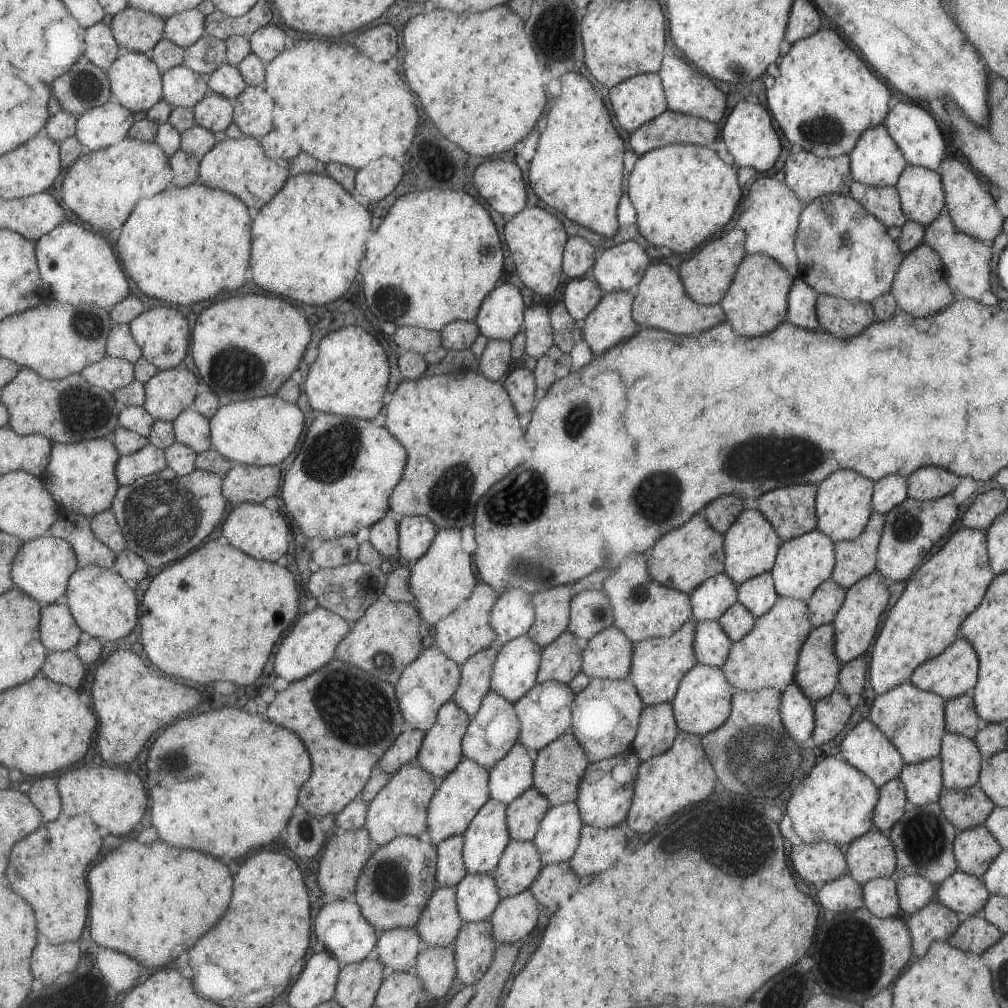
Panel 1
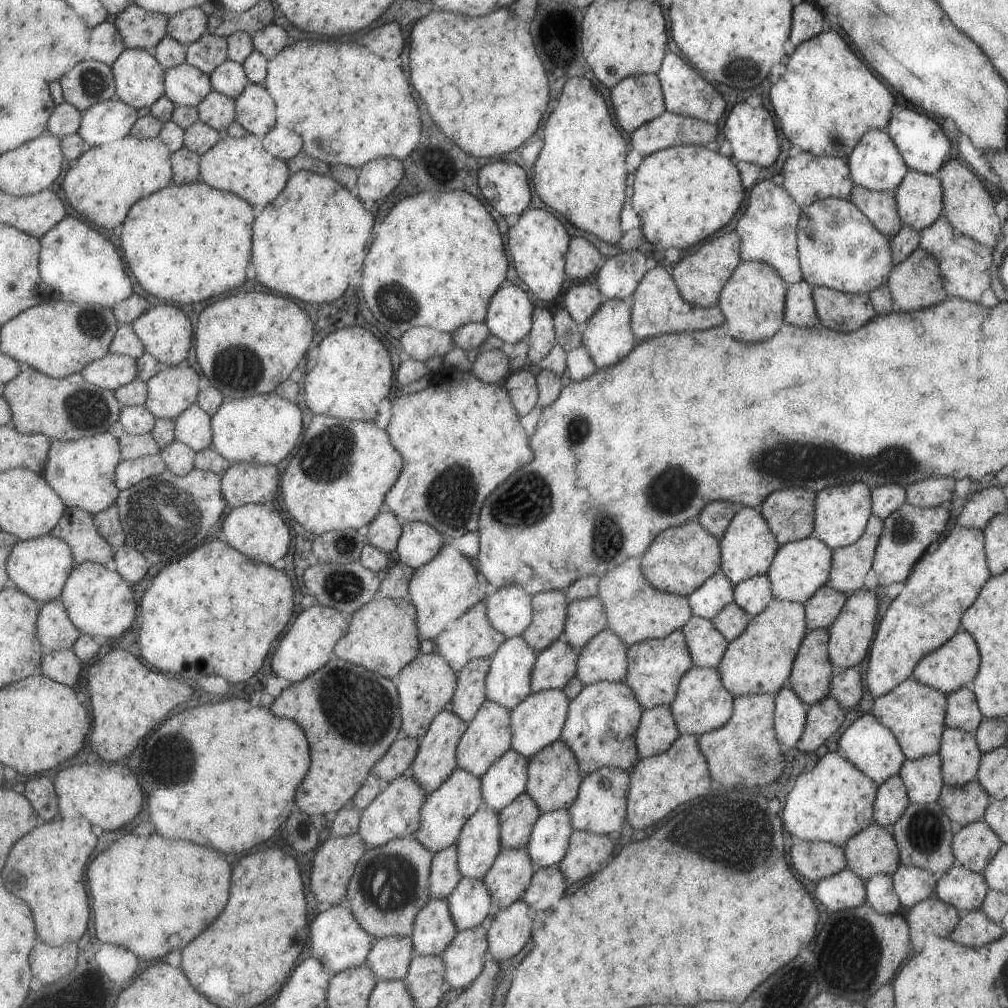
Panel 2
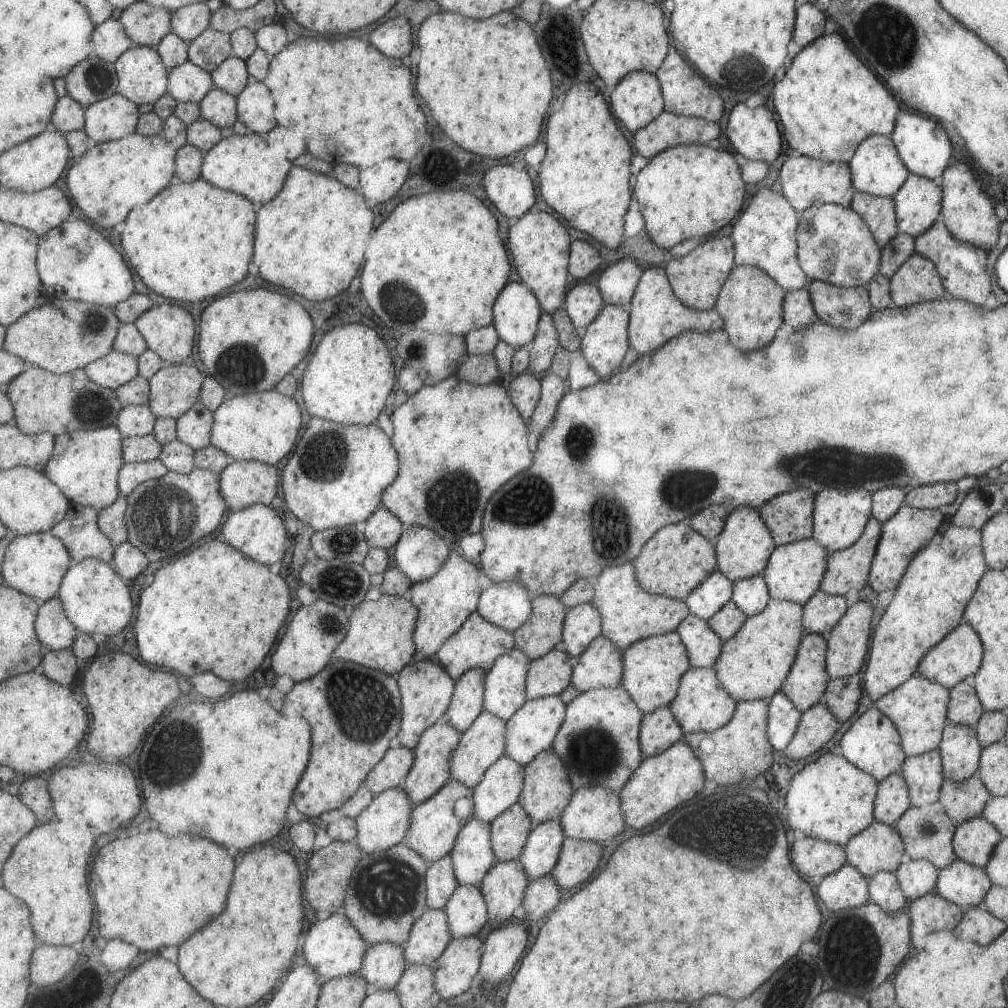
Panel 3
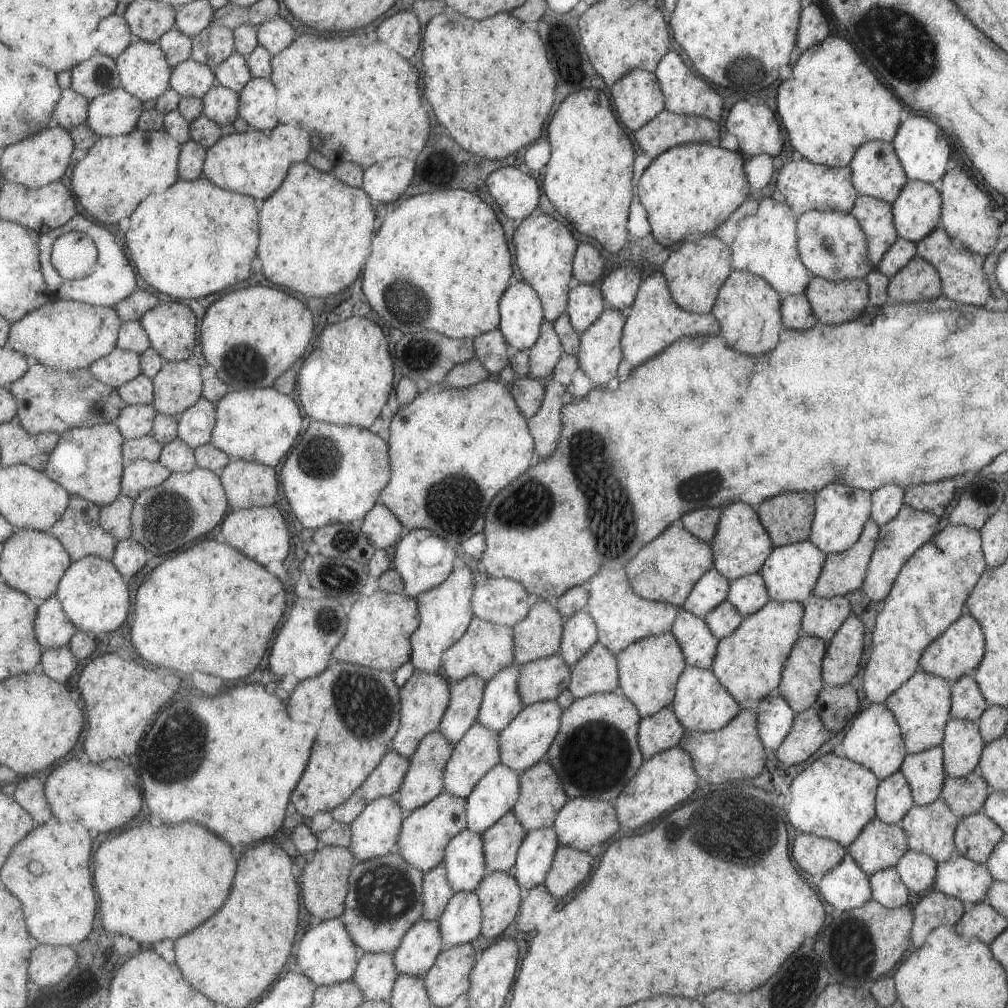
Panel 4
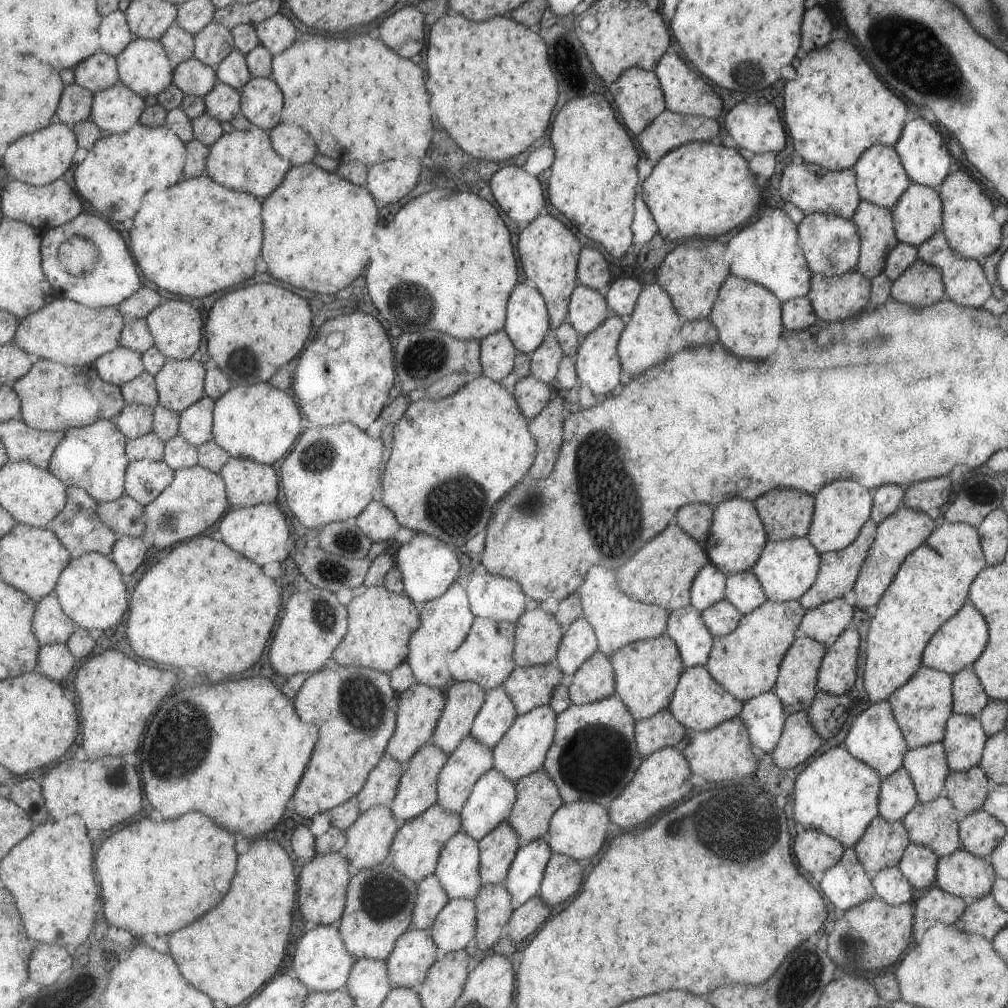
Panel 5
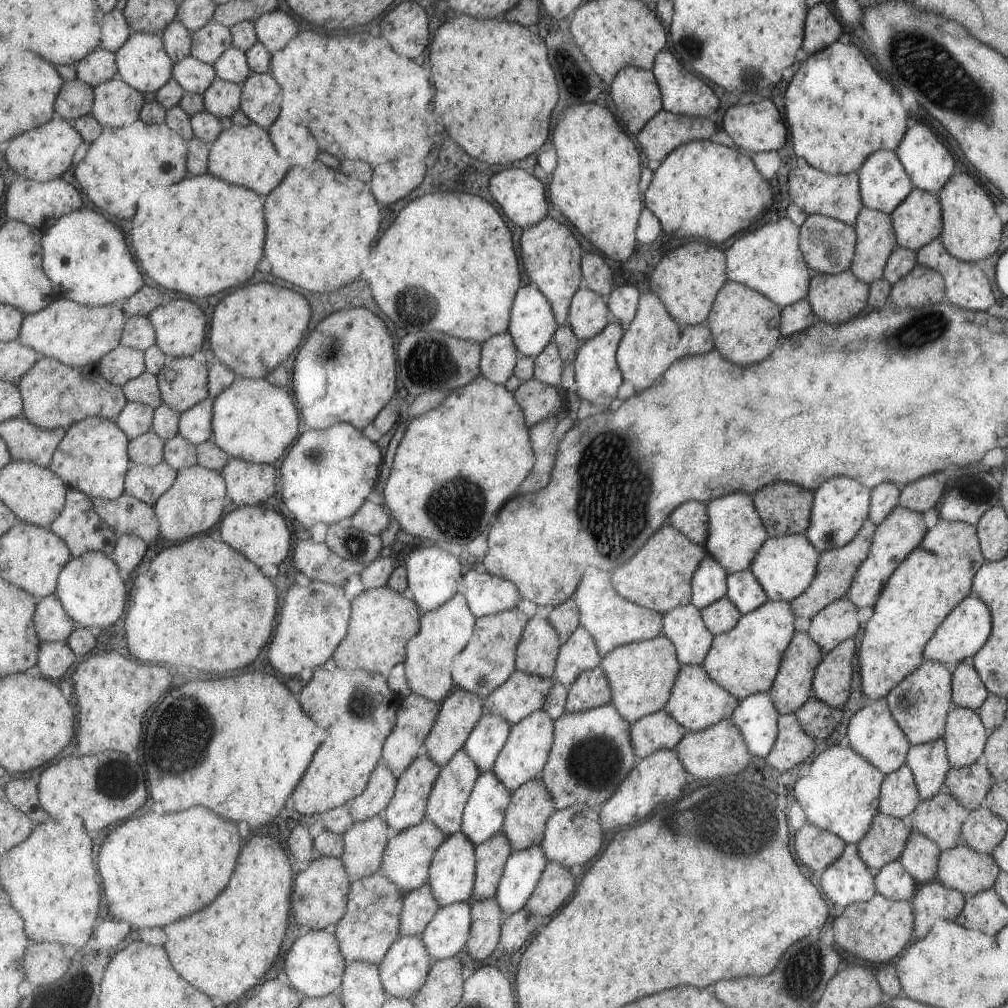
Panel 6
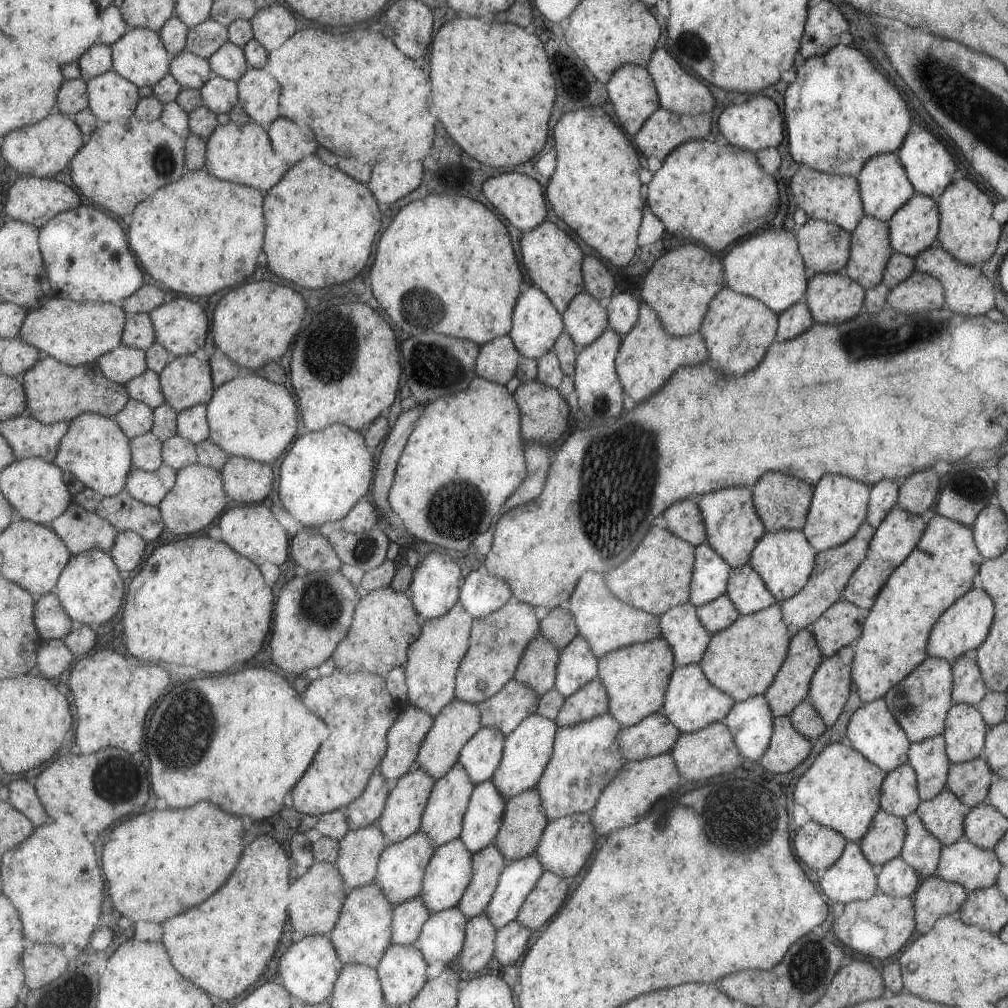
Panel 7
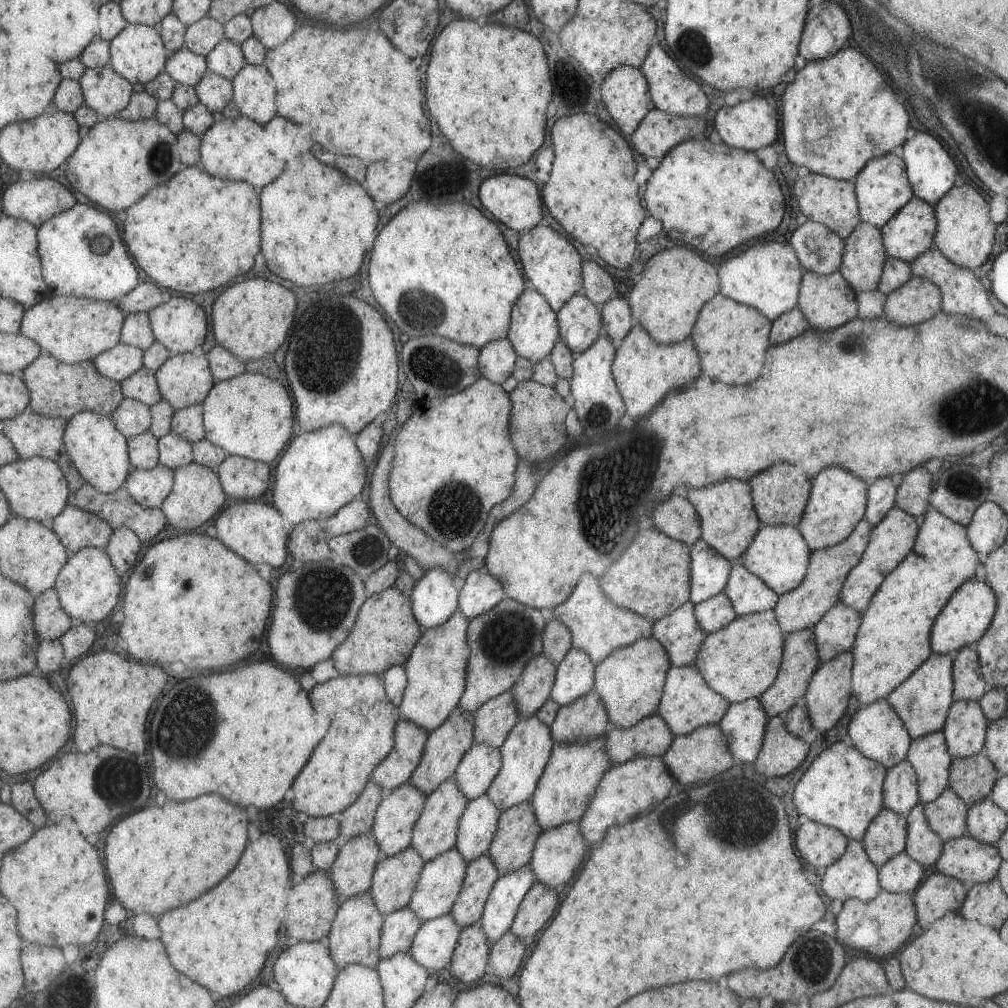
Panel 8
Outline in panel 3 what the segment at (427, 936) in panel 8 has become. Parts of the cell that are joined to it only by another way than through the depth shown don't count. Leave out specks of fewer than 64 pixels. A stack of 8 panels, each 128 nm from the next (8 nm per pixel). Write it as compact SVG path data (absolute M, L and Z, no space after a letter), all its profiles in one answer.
M460 884L445 909L455 939L479 934L490 919L486 896L477 885Z

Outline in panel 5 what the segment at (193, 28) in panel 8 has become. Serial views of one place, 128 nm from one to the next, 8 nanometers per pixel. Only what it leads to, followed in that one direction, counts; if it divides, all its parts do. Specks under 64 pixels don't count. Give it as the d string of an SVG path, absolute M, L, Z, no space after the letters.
M215 20L197 33L195 40L194 58L215 70L233 51L238 50L233 31Z

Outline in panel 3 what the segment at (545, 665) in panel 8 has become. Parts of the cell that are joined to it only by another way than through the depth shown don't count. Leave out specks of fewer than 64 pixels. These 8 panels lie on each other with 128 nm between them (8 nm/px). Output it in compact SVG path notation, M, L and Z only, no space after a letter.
M539 595L532 600L534 616L516 630L516 646L532 660L561 647L568 609L557 595Z

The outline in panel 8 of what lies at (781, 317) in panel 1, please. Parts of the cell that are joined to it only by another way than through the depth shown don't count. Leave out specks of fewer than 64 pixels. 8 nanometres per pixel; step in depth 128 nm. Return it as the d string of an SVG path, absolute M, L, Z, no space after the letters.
M717 294L701 308L699 318L693 326L691 340L699 352L701 370L711 380L723 384L747 384L755 380L763 368L763 354L769 346L769 332L772 322L755 308L737 304L731 298Z

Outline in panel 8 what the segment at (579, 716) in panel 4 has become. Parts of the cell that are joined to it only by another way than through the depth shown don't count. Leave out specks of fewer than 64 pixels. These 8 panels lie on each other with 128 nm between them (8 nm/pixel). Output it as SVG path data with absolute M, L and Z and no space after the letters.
M605 735L589 738L587 742L577 744L554 744L554 753L551 761L539 782L538 789L533 798L533 808L542 826L542 830L559 828L569 822L577 822L582 818L594 799L598 783L602 781L603 774L613 765L607 756Z

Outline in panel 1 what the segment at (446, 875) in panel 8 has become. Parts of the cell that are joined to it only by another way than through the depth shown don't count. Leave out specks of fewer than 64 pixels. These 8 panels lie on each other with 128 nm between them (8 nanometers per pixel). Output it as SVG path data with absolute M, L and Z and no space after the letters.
M491 798L477 813L464 835L464 861L469 872L493 874L513 839L507 804Z

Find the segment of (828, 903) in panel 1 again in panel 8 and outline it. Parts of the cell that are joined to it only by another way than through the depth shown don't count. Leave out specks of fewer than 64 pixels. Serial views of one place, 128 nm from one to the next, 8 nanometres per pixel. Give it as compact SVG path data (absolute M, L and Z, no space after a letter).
M849 839L843 855L820 878L821 890L829 899L843 903L855 898L869 902L880 892L878 869L869 861L862 842Z

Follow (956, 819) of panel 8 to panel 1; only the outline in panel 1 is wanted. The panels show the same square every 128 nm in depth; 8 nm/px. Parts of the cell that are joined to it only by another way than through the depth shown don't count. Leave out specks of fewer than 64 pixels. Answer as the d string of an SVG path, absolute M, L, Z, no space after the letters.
M938 803L908 805L901 818L890 828L888 837L896 858L895 877L919 875L935 886L941 884L958 870L952 853L952 842L956 833L956 828L944 817Z

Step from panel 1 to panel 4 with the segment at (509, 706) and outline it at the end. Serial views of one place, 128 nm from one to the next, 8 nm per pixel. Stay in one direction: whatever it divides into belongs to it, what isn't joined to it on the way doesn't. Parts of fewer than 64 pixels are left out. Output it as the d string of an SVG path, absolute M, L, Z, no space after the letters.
M477 720L459 744L456 744L451 760L446 766L446 790L458 797L469 798L479 781L501 762L500 734Z

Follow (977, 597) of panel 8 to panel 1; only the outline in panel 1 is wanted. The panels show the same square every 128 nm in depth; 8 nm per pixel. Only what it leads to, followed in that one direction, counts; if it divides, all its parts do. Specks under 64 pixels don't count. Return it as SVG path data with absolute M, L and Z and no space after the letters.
M959 637L955 639L942 654L922 662L909 677L911 684L919 690L940 696L944 701L965 695L967 690L975 686L978 677L978 658L973 647L967 640Z

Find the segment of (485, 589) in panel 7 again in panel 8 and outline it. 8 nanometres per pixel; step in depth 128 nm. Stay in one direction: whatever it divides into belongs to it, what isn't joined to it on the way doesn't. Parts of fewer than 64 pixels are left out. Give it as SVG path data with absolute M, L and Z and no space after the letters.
M473 571L460 590L459 611L470 620L494 610L506 598L506 590L494 575Z

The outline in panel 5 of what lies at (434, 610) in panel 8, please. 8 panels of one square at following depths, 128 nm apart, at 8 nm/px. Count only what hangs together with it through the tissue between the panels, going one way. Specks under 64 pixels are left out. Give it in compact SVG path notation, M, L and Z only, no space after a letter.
M416 533L412 539L403 543L398 548L396 560L396 566L403 573L406 594L419 606L445 594L459 578L459 570L461 570L460 558L454 548L440 538L427 533Z

